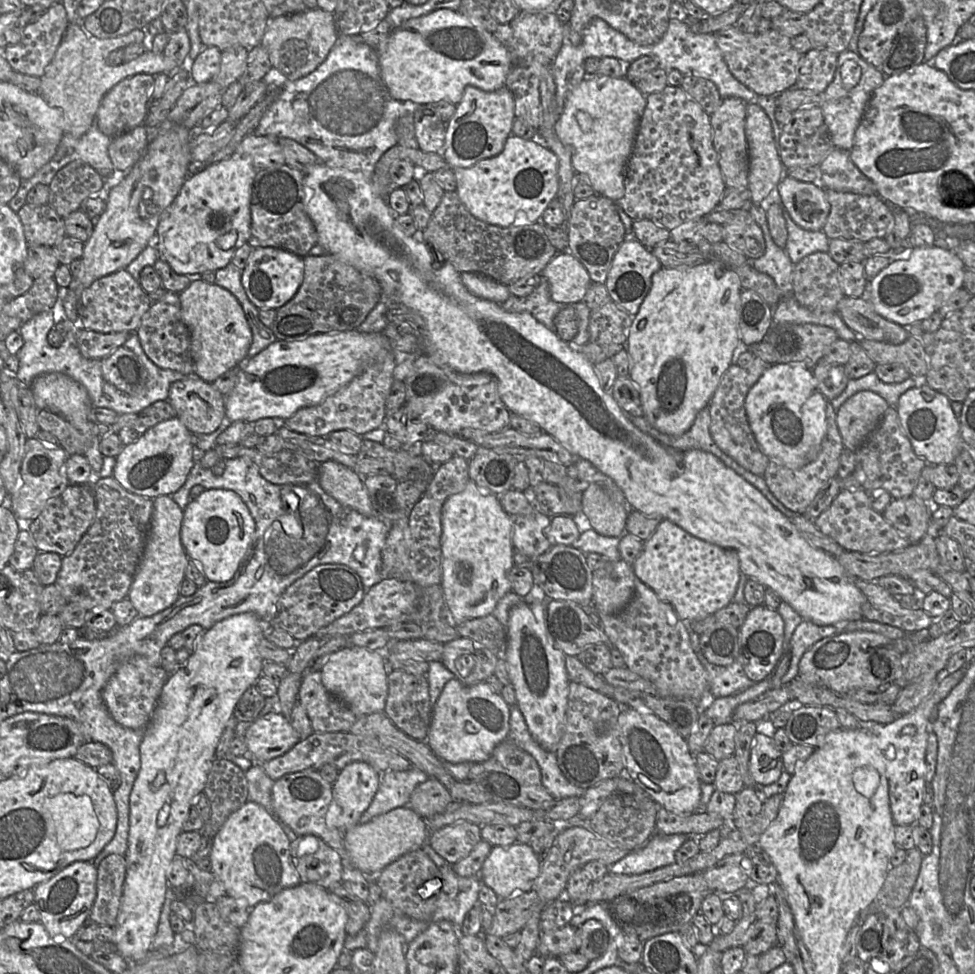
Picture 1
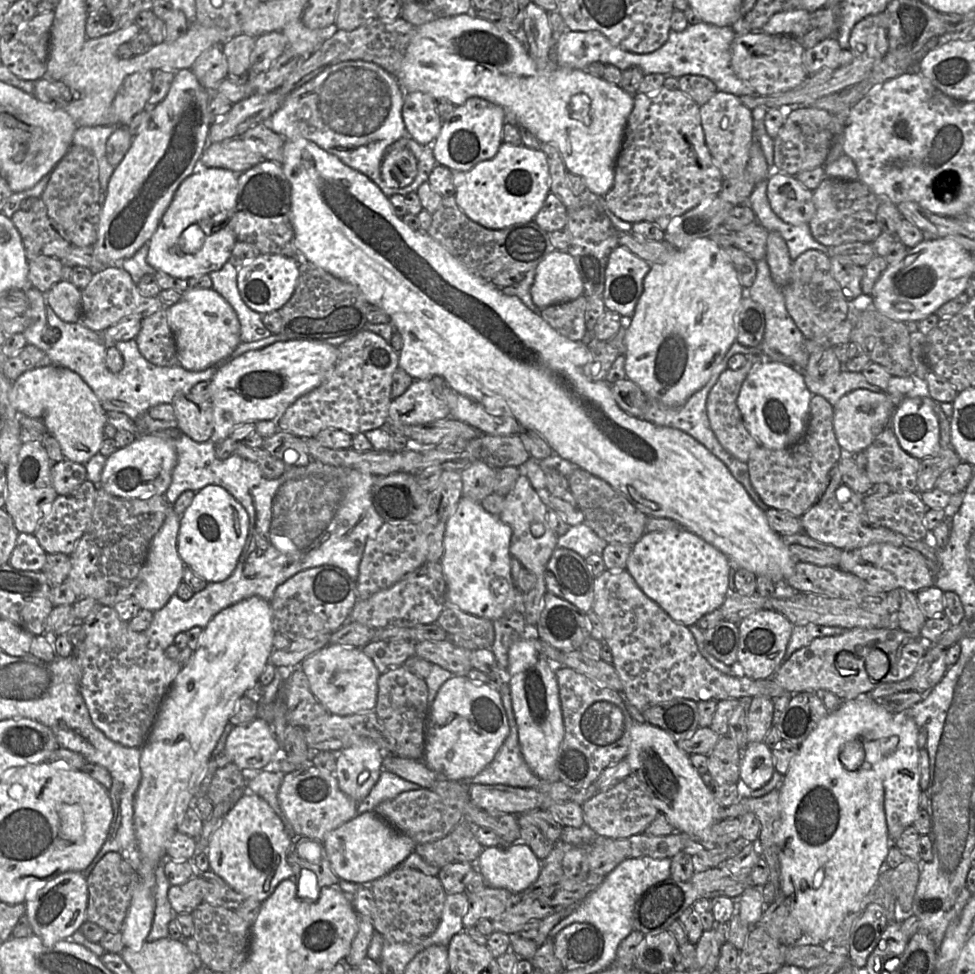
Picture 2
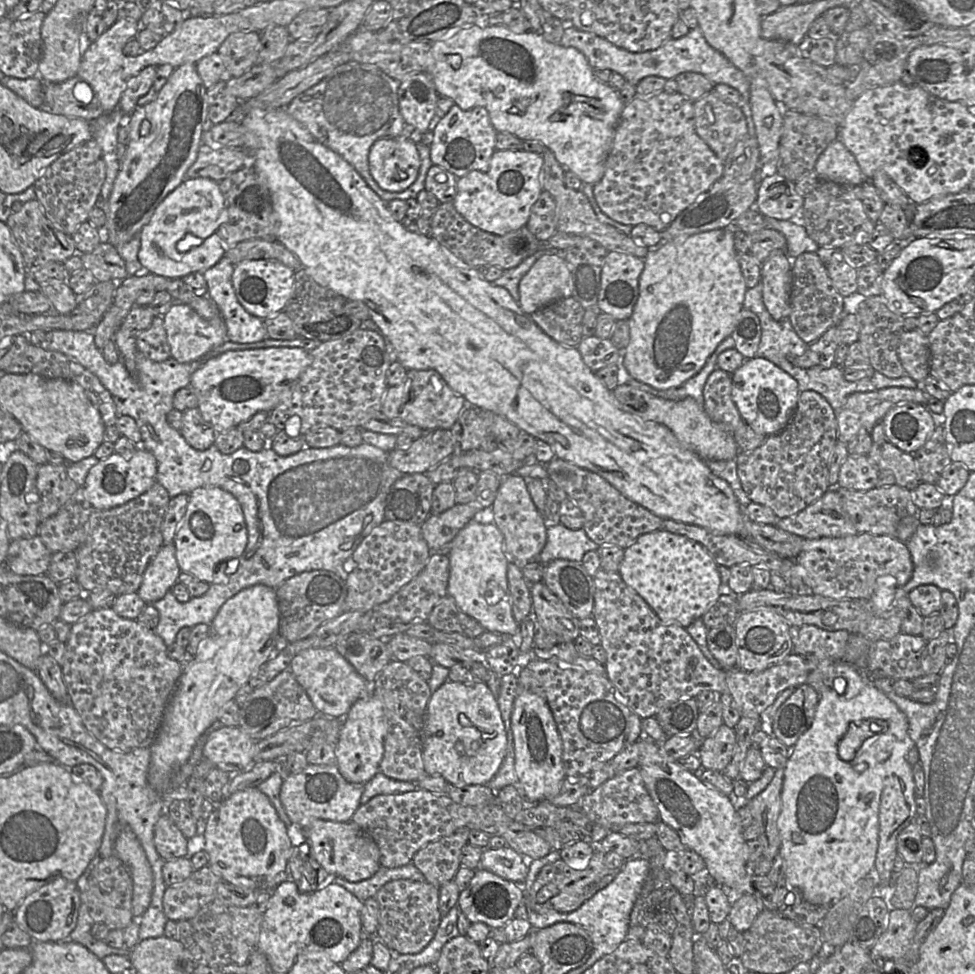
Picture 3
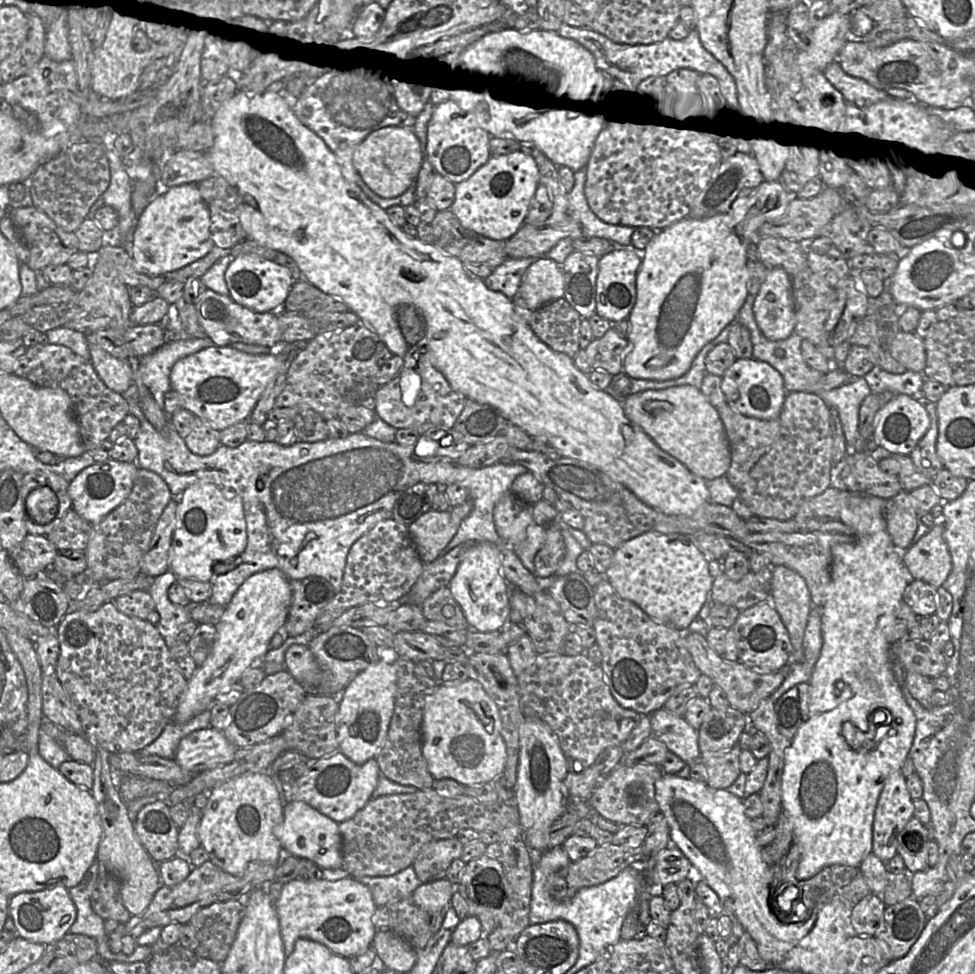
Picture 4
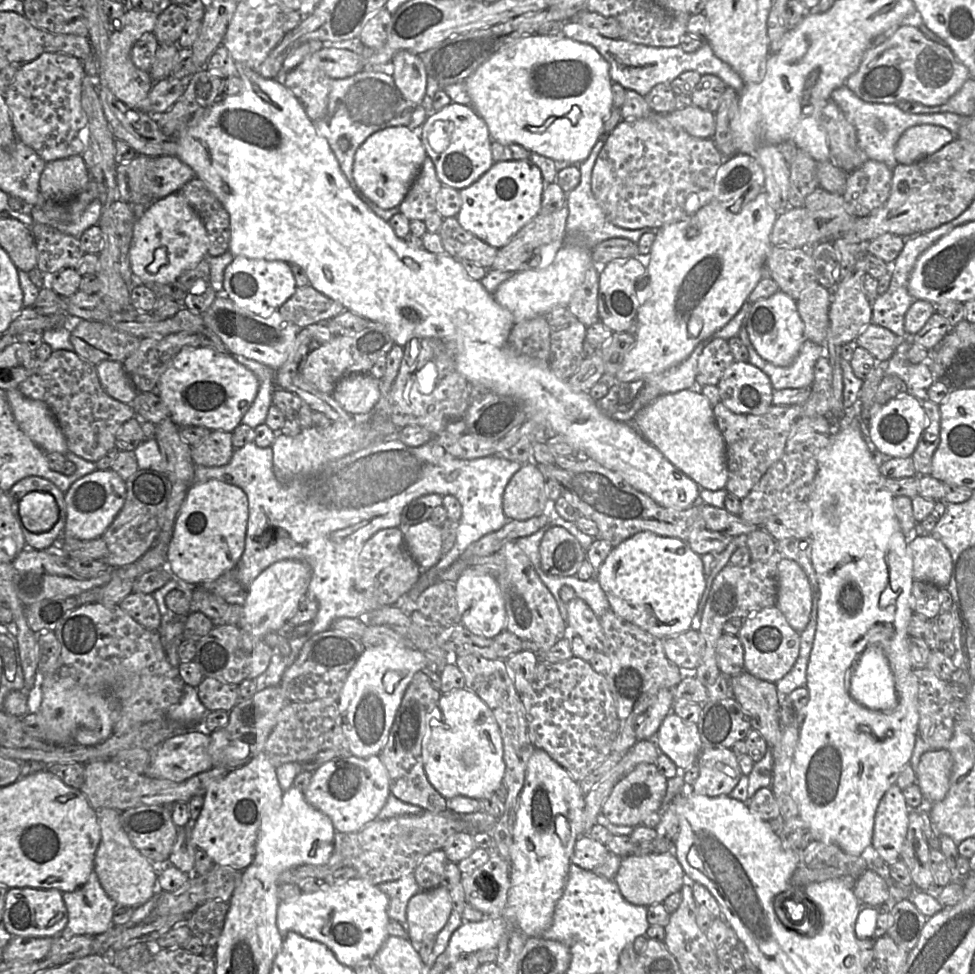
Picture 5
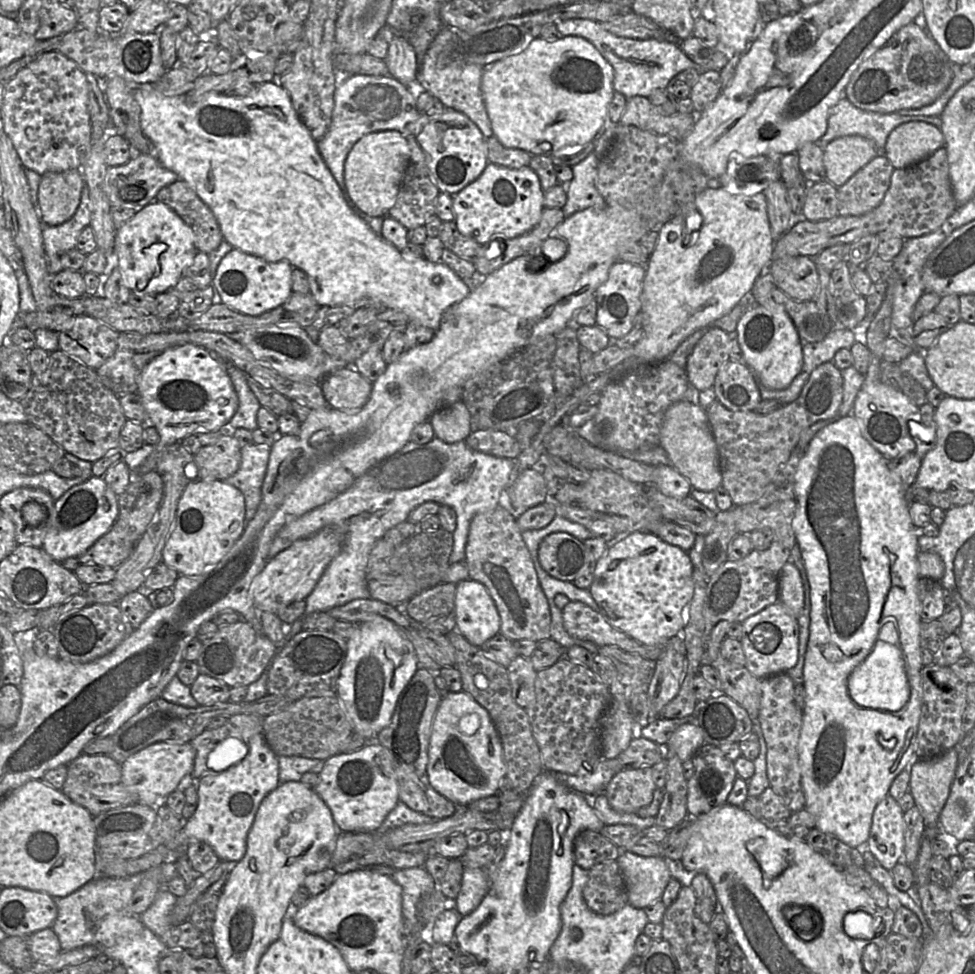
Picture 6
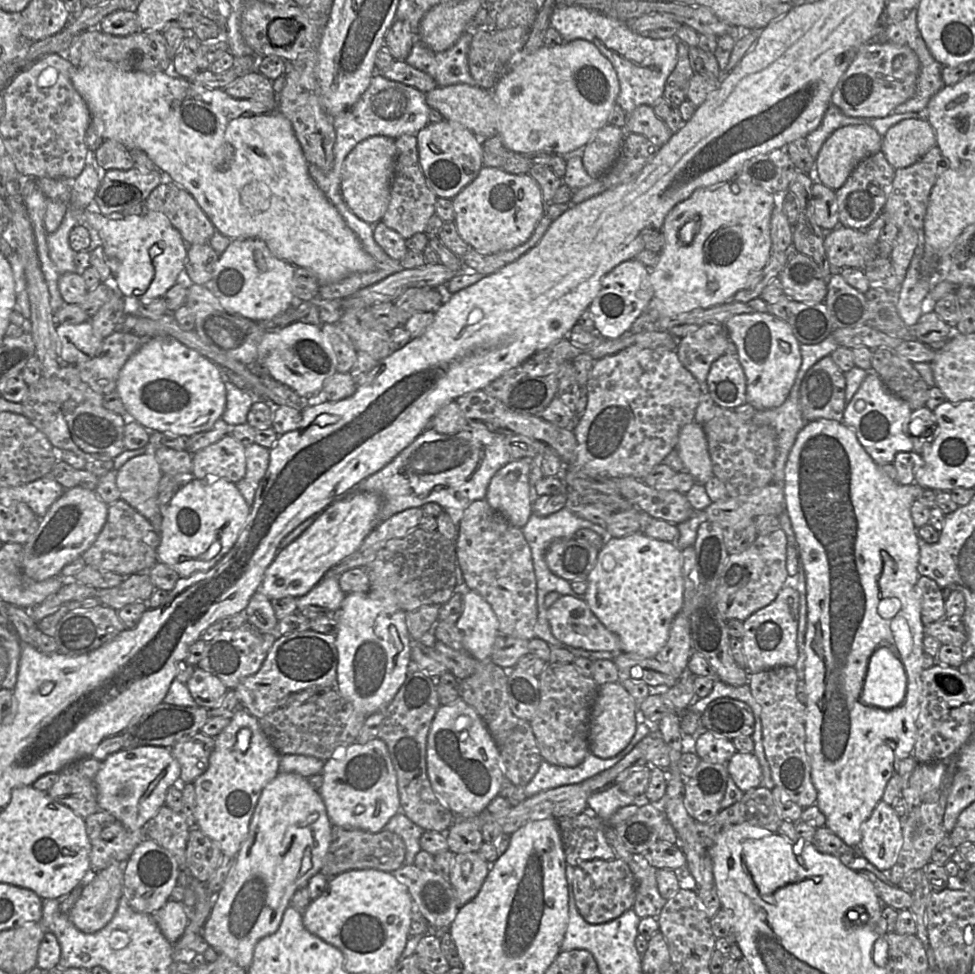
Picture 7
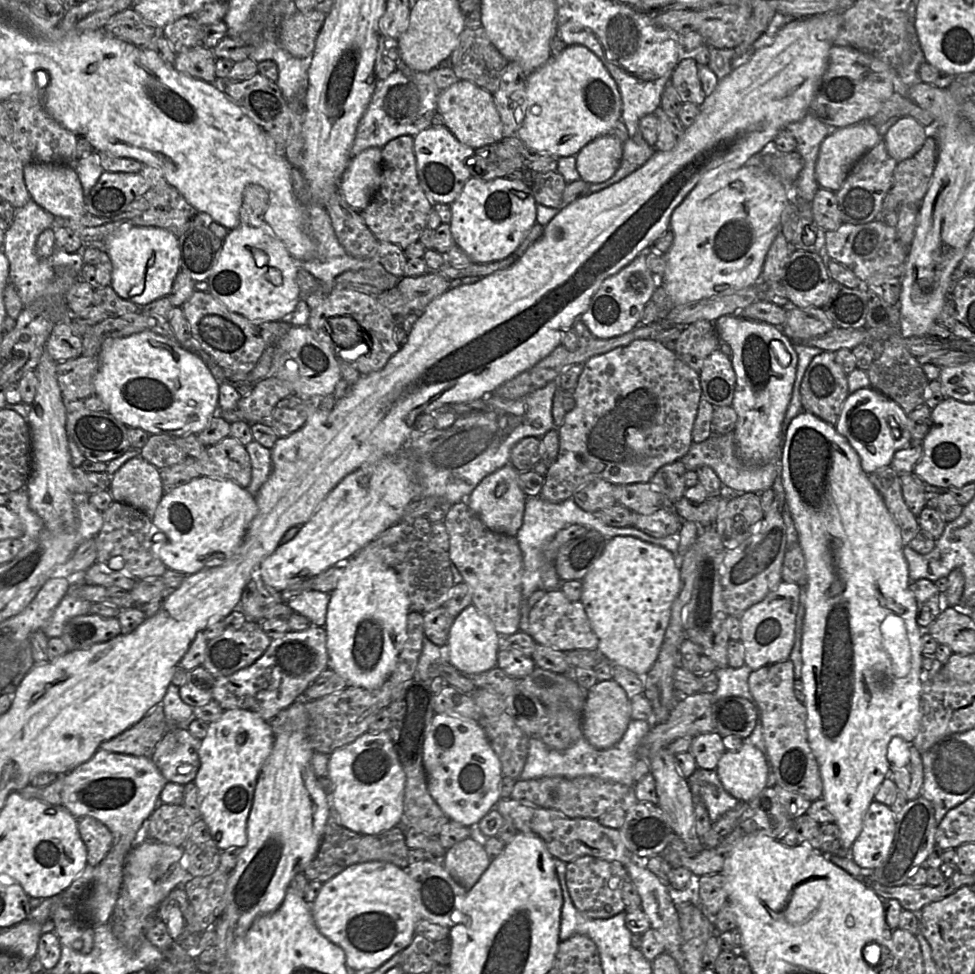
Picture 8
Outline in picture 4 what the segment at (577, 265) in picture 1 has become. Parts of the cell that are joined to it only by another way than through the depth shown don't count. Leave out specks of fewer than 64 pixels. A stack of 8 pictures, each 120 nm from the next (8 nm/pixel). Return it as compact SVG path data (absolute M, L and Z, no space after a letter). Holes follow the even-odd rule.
M548 257L539 258L524 273L518 291L527 308L537 310L565 294L562 266Z

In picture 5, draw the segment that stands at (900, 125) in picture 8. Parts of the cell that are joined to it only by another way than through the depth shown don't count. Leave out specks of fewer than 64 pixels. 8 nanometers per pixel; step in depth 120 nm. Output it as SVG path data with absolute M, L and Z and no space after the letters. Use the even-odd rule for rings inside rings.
M913 126L899 138L894 155L898 164L910 165L934 154L955 139L956 135L941 126Z

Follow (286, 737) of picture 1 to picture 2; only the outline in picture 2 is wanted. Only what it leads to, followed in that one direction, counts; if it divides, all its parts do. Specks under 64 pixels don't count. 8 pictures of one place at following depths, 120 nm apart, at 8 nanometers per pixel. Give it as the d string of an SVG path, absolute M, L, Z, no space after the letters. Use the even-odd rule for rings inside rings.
M256 718L236 726L227 737L224 752L240 770L261 771L280 750L271 725Z

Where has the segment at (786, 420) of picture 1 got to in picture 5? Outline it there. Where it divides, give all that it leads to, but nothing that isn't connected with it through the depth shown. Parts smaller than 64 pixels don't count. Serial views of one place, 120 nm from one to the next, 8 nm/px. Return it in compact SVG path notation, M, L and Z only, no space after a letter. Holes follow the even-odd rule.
M734 361L718 383L721 402L738 415L764 414L773 404L769 377L749 362Z

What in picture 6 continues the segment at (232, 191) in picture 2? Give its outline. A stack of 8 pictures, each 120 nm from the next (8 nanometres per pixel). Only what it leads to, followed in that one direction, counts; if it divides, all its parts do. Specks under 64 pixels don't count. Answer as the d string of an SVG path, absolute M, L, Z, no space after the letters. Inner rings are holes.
M157 200L144 206L133 218L117 229L113 251L124 285L133 293L154 296L168 291L185 276L185 269L193 263L197 252L192 228L169 206Z

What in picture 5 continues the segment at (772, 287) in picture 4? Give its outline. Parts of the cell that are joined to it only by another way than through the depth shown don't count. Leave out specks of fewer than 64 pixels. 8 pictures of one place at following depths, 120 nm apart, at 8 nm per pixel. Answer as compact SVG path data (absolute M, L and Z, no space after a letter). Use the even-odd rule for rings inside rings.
M781 290L751 305L745 317L745 327L757 353L764 360L779 367L786 367L793 363L805 340L804 324L800 318L797 303Z

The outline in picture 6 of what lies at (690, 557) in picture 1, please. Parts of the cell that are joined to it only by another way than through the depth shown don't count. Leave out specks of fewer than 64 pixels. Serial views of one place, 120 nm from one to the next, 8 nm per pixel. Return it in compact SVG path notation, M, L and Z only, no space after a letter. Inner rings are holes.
M635 531L620 536L606 553L593 564L593 582L589 591L607 622L632 639L647 646L663 646L670 638L681 635L686 612L694 594L693 563L688 552L667 543L651 532Z

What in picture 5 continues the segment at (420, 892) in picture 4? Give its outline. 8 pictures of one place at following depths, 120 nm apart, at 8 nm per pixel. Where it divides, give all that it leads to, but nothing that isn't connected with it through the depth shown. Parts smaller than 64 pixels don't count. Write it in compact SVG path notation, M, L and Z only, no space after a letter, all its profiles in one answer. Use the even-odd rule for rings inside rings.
M440 885L414 895L407 907L408 939L418 945L446 925L453 905L449 889Z

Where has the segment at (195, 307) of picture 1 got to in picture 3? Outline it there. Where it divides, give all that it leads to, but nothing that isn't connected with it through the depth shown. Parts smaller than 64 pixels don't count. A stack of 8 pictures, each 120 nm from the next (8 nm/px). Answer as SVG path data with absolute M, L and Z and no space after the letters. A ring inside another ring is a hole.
M174 302L163 318L171 356L180 363L195 361L228 341L221 315L206 320L187 304Z

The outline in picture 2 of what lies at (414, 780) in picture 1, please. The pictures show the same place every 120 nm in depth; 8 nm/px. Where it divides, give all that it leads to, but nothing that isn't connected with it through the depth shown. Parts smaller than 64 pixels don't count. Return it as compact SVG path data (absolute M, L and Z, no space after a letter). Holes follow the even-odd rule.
M383 769L379 780L369 794L358 803L356 816L365 812L374 811L375 807L381 802L393 799L403 792L419 789L421 789L421 787L418 784L407 781Z

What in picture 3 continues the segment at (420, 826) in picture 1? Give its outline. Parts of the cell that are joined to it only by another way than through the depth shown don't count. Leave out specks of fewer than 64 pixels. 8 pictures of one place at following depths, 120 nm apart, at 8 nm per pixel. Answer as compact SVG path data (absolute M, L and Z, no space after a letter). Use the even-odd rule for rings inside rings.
M315 819L309 827L302 829L310 855L329 873L351 882L372 877L381 867L380 850L374 840L352 821L336 822Z

